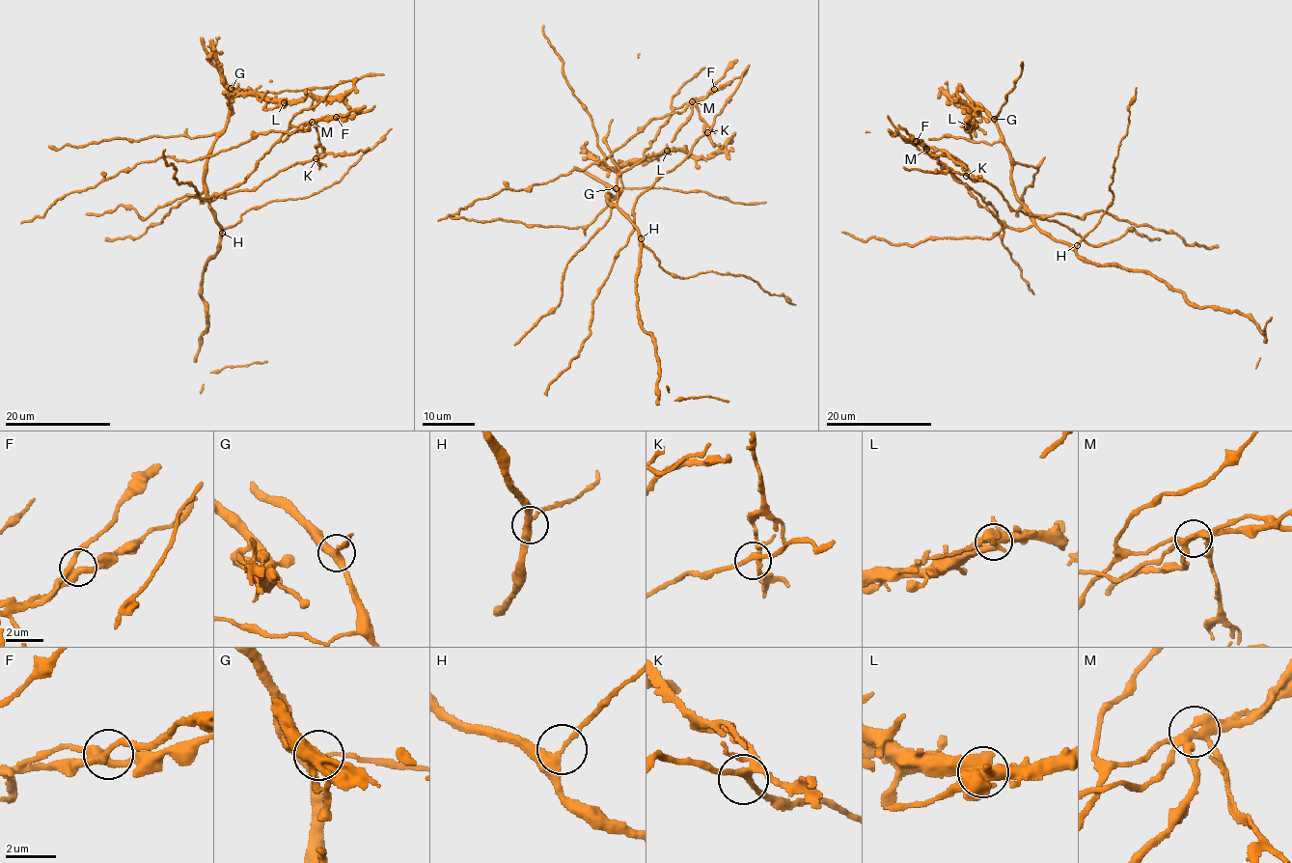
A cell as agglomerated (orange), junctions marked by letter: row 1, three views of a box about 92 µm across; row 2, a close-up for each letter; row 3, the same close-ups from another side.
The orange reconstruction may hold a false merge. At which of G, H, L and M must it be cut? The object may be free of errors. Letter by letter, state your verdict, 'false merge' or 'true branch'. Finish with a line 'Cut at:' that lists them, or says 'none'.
G: true branch
H: true branch
L: true branch
M: false merge
Cut at: M

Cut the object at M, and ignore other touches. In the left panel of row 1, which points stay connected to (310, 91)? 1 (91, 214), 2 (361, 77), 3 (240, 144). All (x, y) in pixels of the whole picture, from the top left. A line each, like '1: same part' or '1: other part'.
1: same part
2: same part
3: other part

